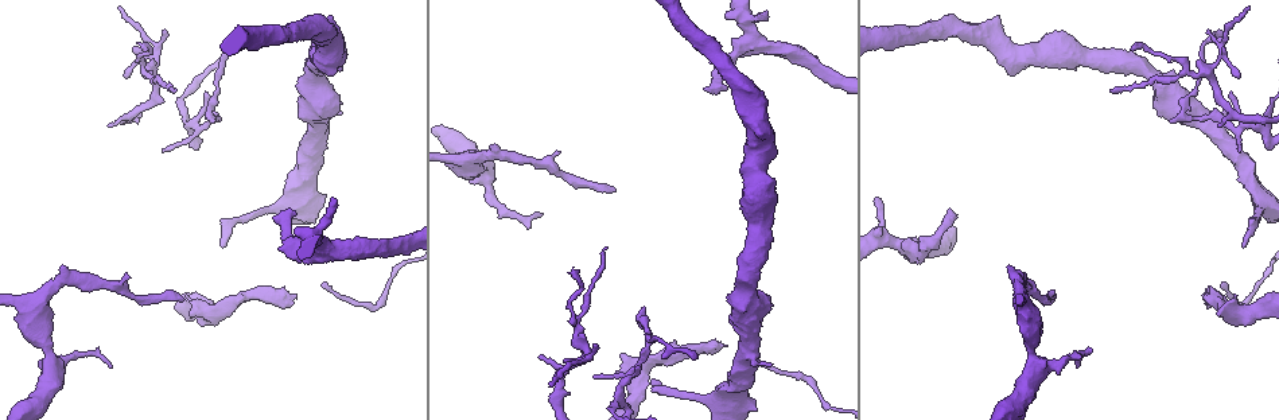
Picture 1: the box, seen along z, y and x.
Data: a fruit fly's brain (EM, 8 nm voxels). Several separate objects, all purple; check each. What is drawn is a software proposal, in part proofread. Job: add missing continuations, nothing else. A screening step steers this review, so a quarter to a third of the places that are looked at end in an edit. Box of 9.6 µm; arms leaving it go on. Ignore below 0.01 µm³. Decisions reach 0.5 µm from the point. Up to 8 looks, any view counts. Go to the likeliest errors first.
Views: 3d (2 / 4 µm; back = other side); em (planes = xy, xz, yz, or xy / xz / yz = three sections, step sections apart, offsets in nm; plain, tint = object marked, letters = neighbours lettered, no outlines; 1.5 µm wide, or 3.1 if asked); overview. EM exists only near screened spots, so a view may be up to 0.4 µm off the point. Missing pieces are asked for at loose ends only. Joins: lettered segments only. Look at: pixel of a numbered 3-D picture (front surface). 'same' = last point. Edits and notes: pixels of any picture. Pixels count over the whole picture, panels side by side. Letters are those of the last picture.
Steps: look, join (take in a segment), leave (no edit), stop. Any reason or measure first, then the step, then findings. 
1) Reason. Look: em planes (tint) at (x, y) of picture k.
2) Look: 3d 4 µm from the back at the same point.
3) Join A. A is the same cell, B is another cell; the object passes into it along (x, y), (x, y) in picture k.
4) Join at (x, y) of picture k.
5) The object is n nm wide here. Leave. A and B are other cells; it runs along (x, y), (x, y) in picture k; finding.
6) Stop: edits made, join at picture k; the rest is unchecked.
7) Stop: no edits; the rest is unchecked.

Tapers out. Look: em planes (letters) at (1051, 299) of picture 1.

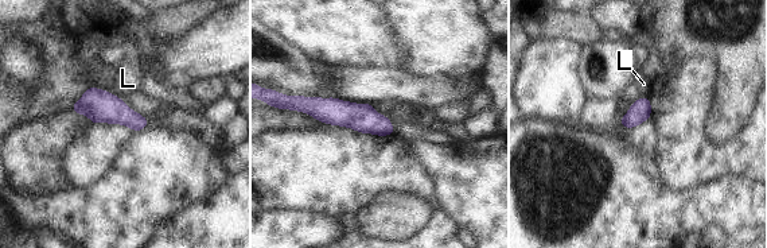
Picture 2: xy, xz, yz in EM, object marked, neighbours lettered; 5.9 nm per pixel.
Leave. L is another cell; it runs along (302, 107), (349, 113), (390, 131) in picture 2; no lettered segment goes on from it.

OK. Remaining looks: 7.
Free end. Look: 3d 4 µm at (294, 211) of picture 1.

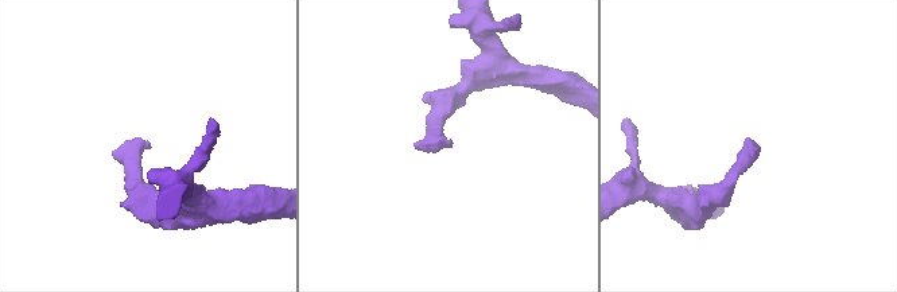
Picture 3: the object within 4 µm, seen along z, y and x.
Need the tissue. Look: em planes (letters) at (755, 144) of picture 3.

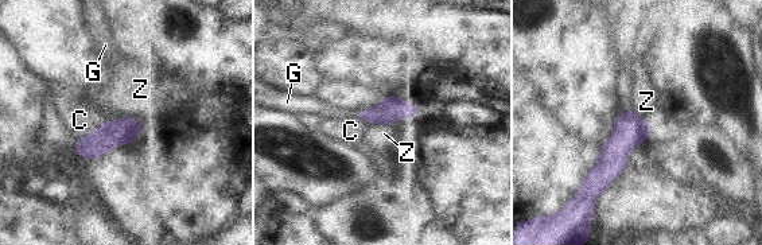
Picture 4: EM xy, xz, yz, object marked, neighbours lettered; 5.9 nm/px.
The object is 160 nm wide here. Join C. C is the same cell, G and Z are other cells; the object passes into it along (102, 139), (94, 128), (80, 120) in picture 4; it goes on there.

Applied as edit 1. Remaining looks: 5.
Redraw. Look: overview.

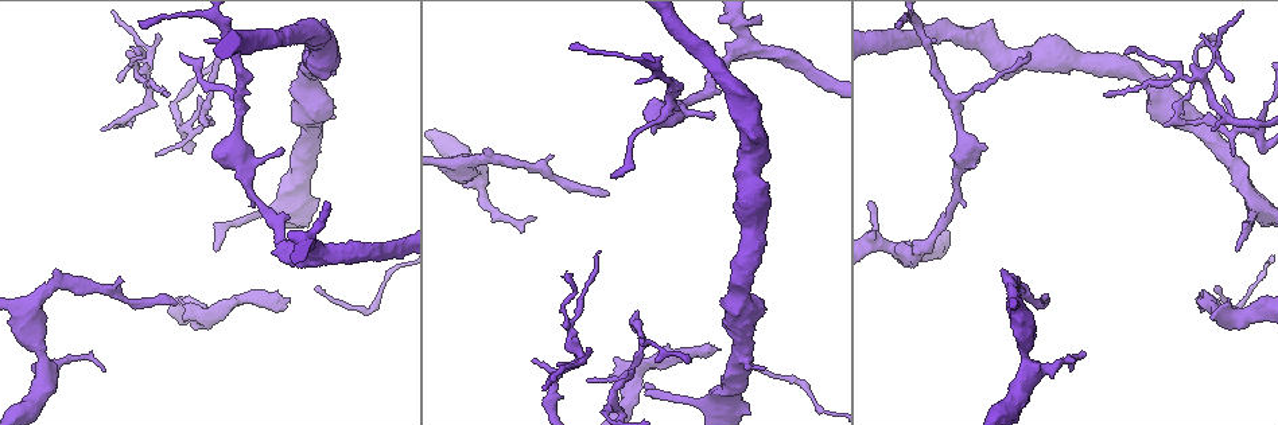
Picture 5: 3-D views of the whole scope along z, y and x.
Thin end. Look: 3d 2 µm at (611, 176) of picture 5.

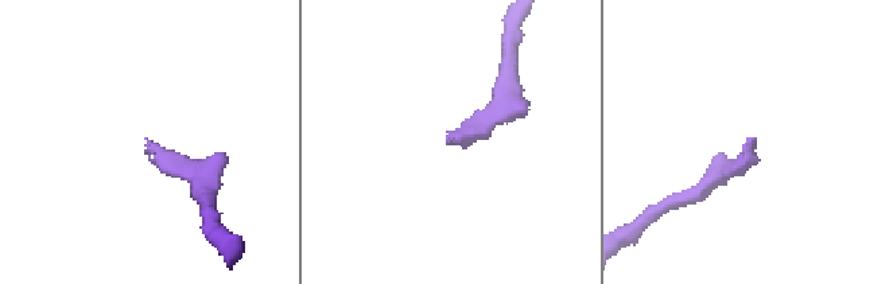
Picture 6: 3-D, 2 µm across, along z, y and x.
Now the EM. Look: em planes (letters) at (449, 142) of picture 6.

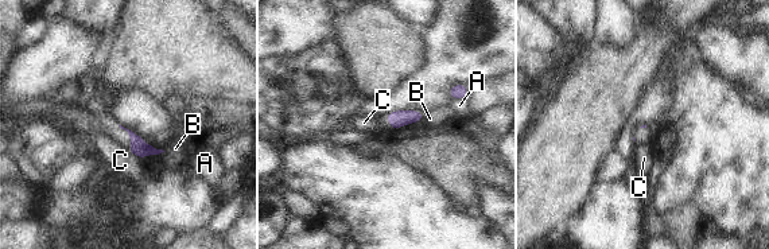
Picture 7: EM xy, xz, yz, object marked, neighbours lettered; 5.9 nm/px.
The longest contact is with C, 110 nm. Leave. A, B and C are other cells; no lettered segment goes on from it.

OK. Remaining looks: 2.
Stop: edits made, join at picture 4; the rest is unchecked.

